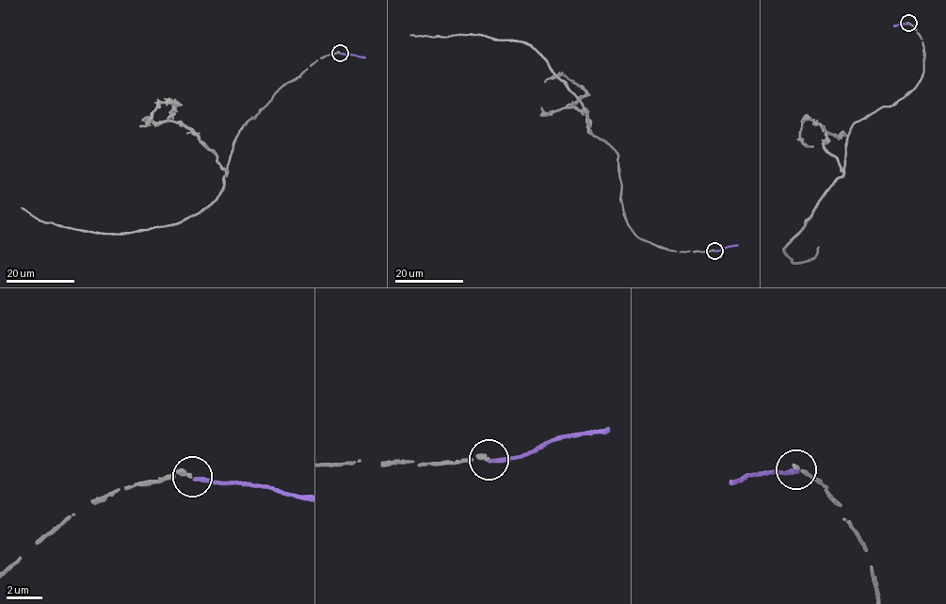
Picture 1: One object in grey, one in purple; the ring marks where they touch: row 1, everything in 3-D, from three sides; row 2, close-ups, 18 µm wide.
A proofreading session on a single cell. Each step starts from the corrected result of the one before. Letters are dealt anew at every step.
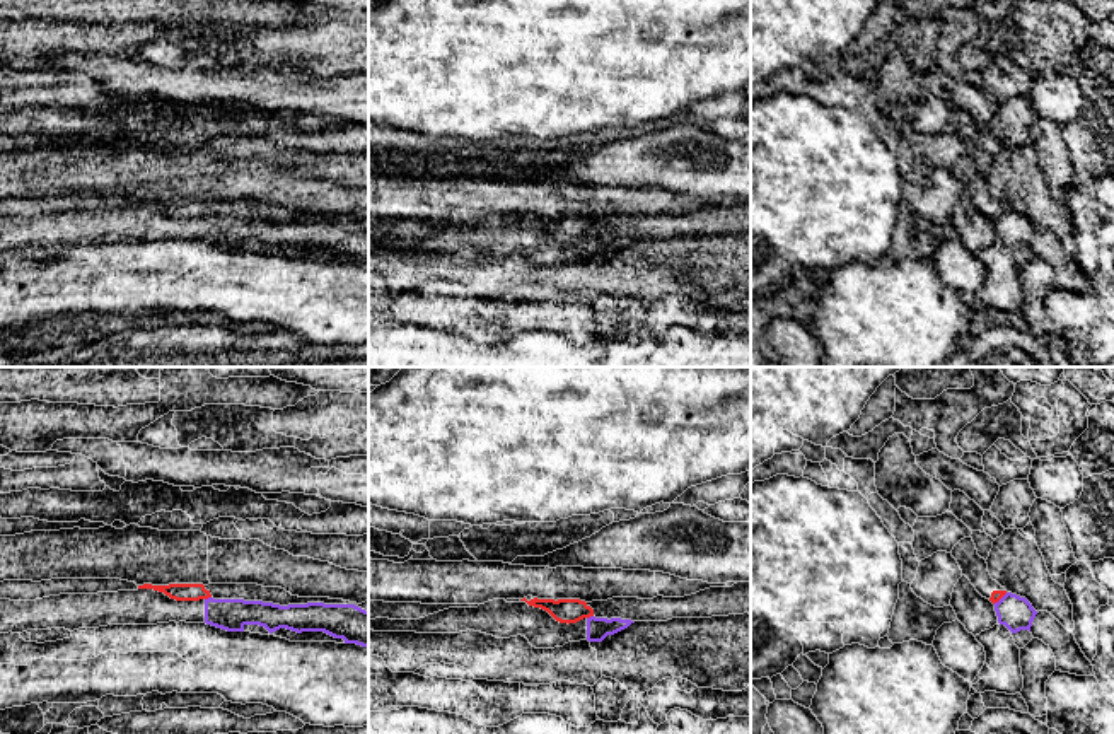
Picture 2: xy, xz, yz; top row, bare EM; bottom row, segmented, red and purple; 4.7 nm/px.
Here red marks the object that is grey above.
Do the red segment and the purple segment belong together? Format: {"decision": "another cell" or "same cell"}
{"decision": "another cell"}

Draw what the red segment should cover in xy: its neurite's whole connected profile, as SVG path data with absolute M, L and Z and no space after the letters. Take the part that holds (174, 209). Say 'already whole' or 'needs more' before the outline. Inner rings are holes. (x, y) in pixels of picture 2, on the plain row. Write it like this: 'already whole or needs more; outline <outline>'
needs more; outline M143 201L143 203L138 203L138 207L154 207L154 208L164 210L165 213L169 213L171 217L176 217L176 218L200 218L200 217L213 215L213 217L263 218L263 220L273 220L273 222L280 222L280 224L324 220L324 222L355 222L355 224L368 229L368 218L365 218L362 222L357 222L357 220L350 220L350 218L343 218L343 217L329 217L329 215L299 215L299 213L292 213L290 210L287 210L281 205L263 205L263 203L258 203L258 201L208 201L208 203L203 203L203 201L169 201L169 203Z

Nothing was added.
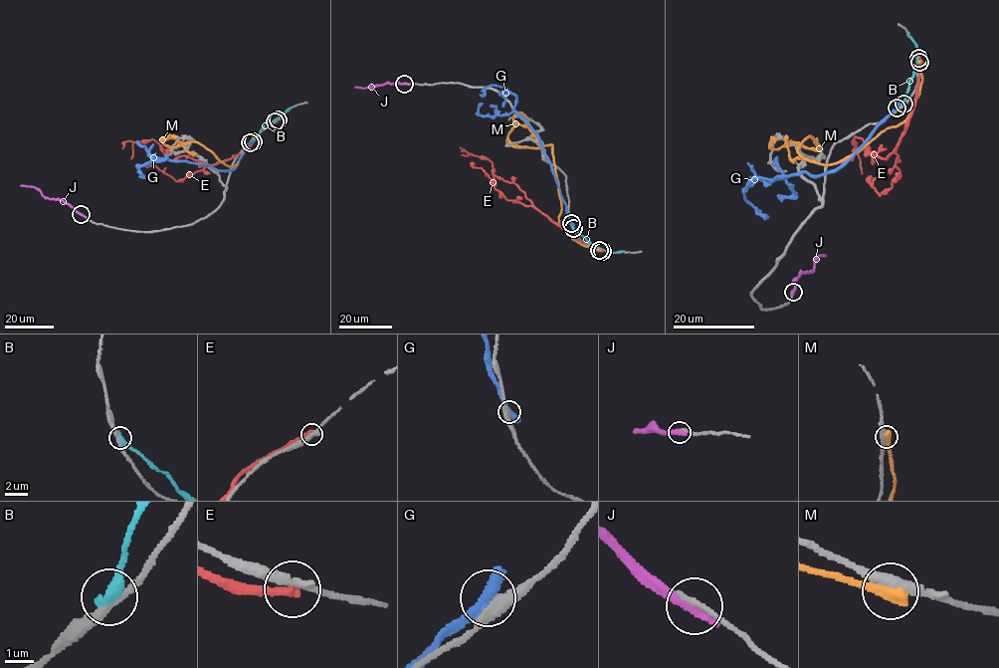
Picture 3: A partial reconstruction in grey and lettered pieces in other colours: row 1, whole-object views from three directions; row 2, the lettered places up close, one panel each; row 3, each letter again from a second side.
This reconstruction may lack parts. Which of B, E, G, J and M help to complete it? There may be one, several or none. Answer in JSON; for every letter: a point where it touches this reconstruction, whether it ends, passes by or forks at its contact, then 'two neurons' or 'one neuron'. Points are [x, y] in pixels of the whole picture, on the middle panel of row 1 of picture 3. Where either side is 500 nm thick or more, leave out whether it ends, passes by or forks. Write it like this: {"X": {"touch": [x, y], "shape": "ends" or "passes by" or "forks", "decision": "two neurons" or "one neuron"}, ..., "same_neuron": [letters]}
{"B": {"touch": [573, 228], "shape": "ends", "decision": "two neurons"}, "E": {"touch": [602, 251], "shape": "ends", "decision": "two neurons"}, "G": {"touch": [571, 223], "shape": "passes by", "decision": "two neurons"}, "J": {"touch": [404, 84], "shape": "ends", "decision": "two neurons"}, "M": {"touch": [599, 250], "decision": "two neurons"}, "same_neuron": []}

